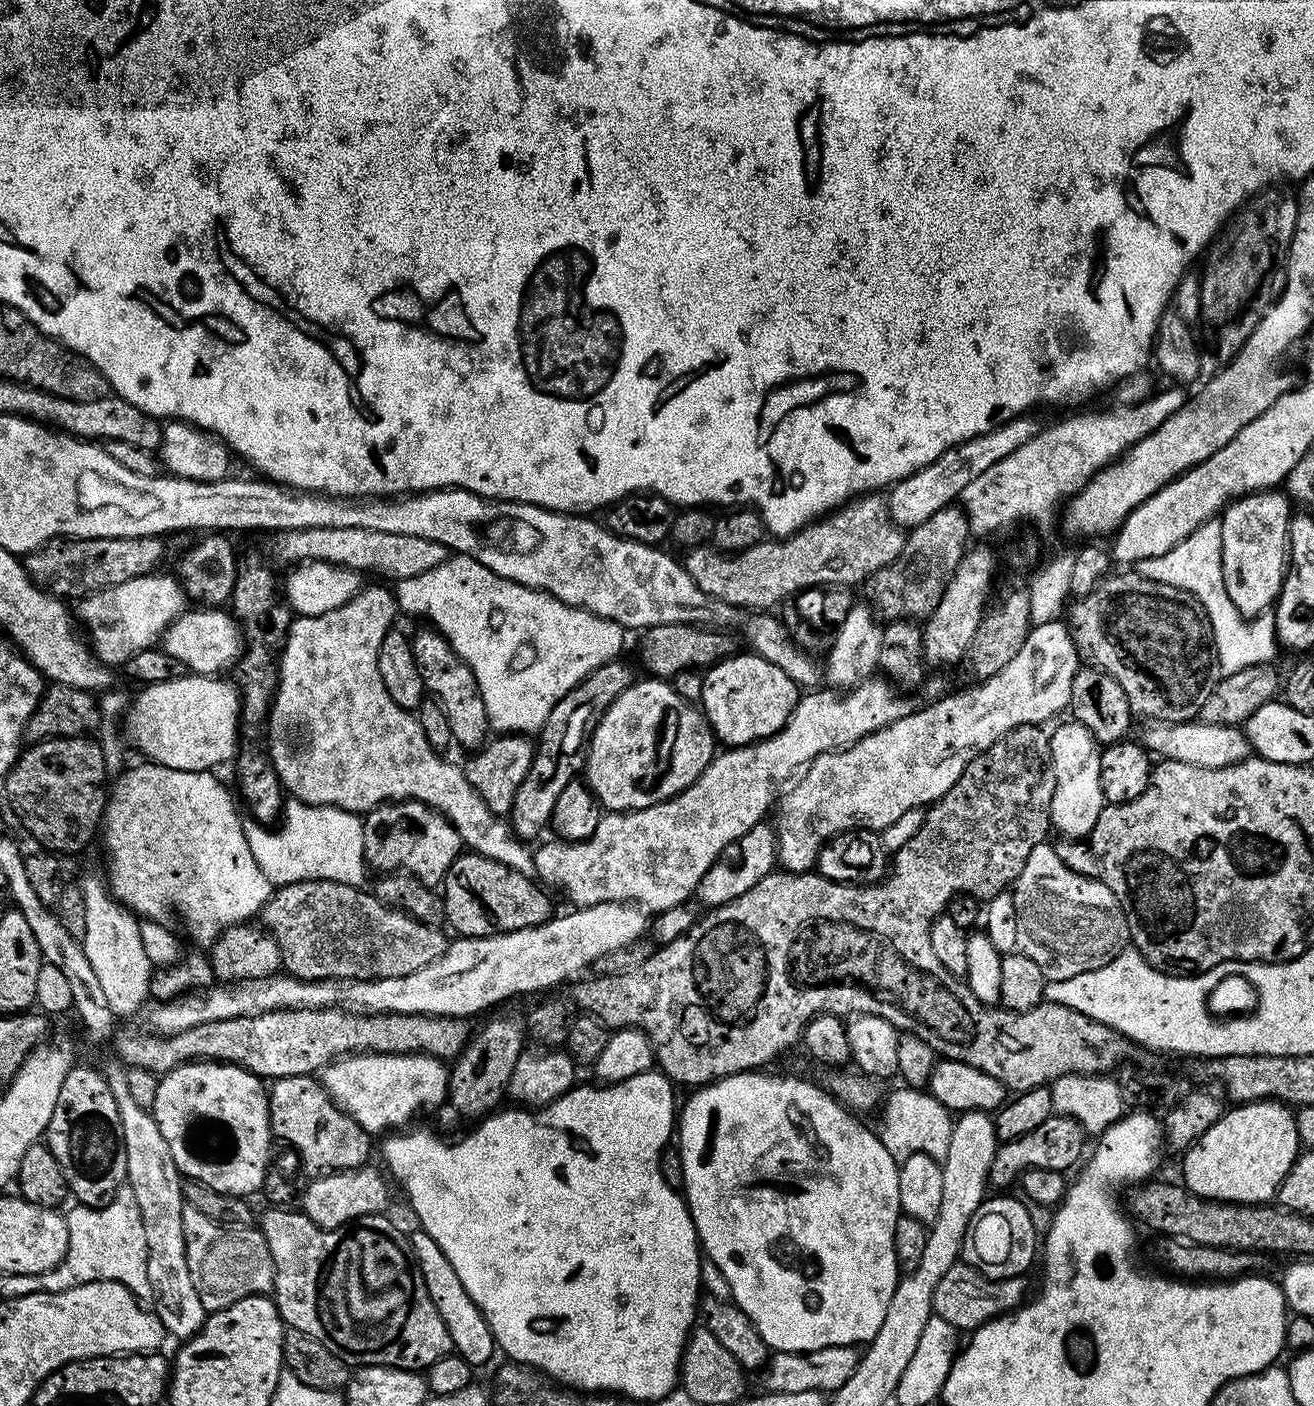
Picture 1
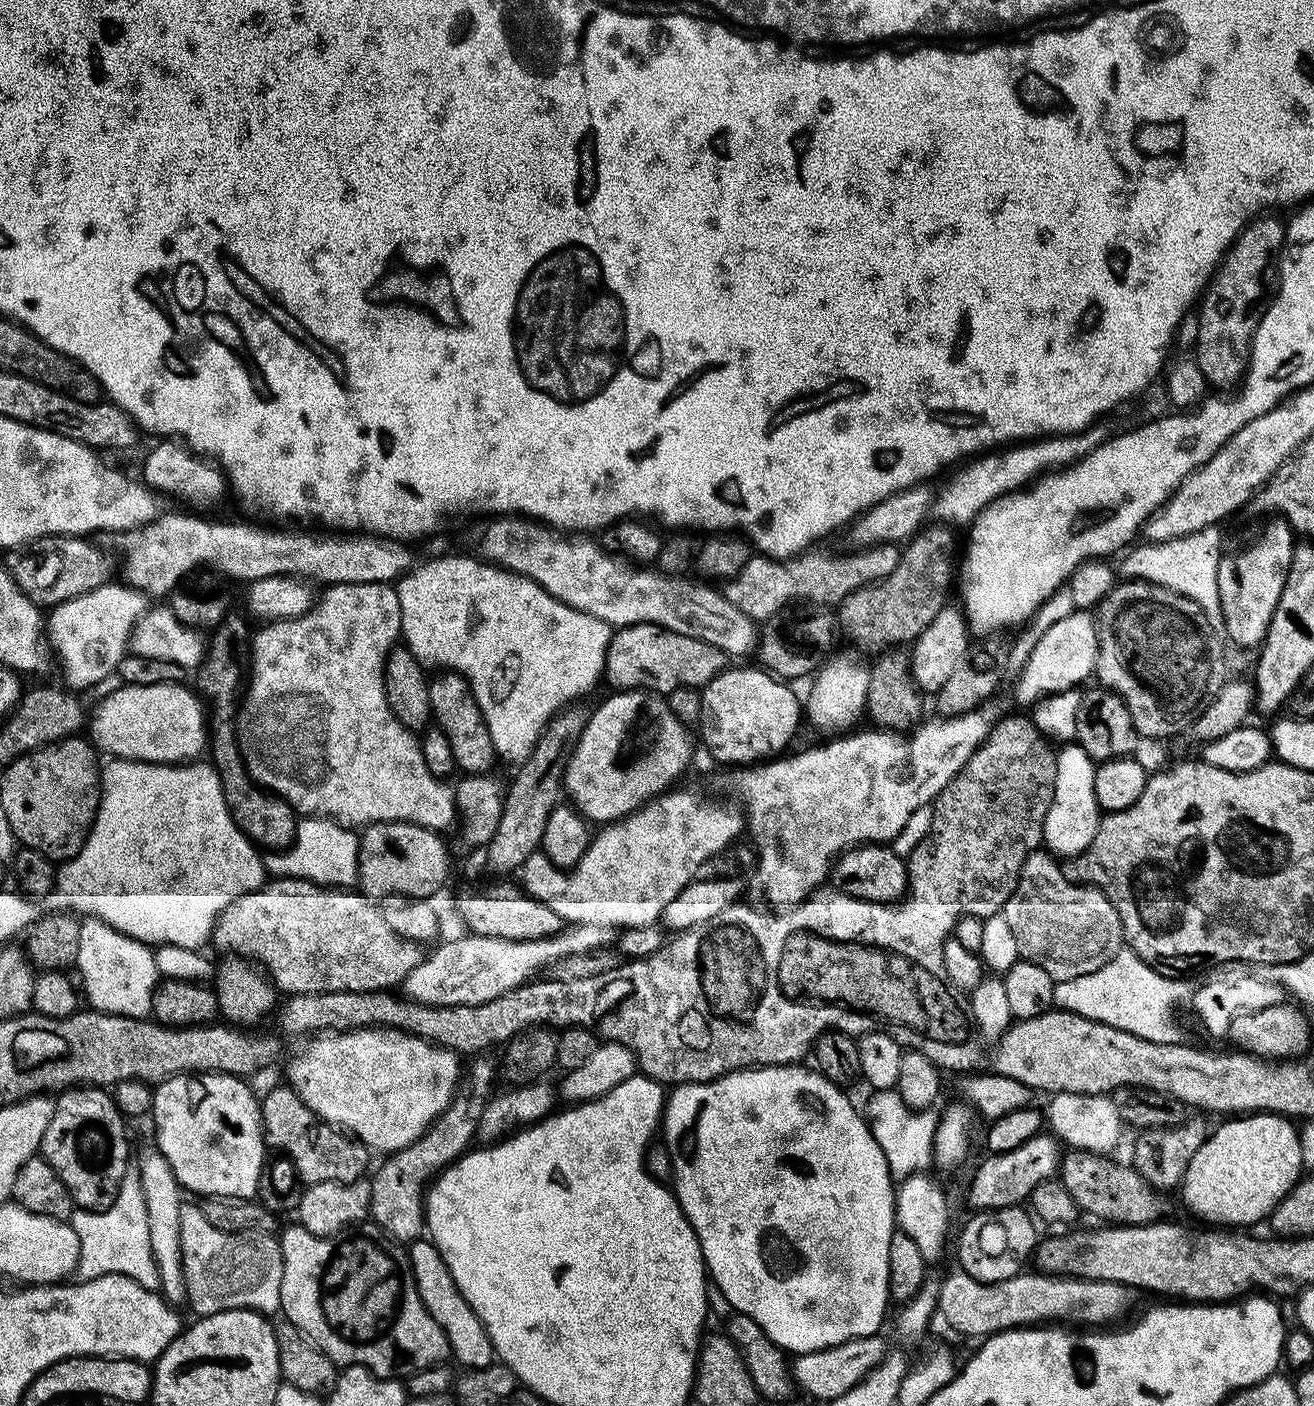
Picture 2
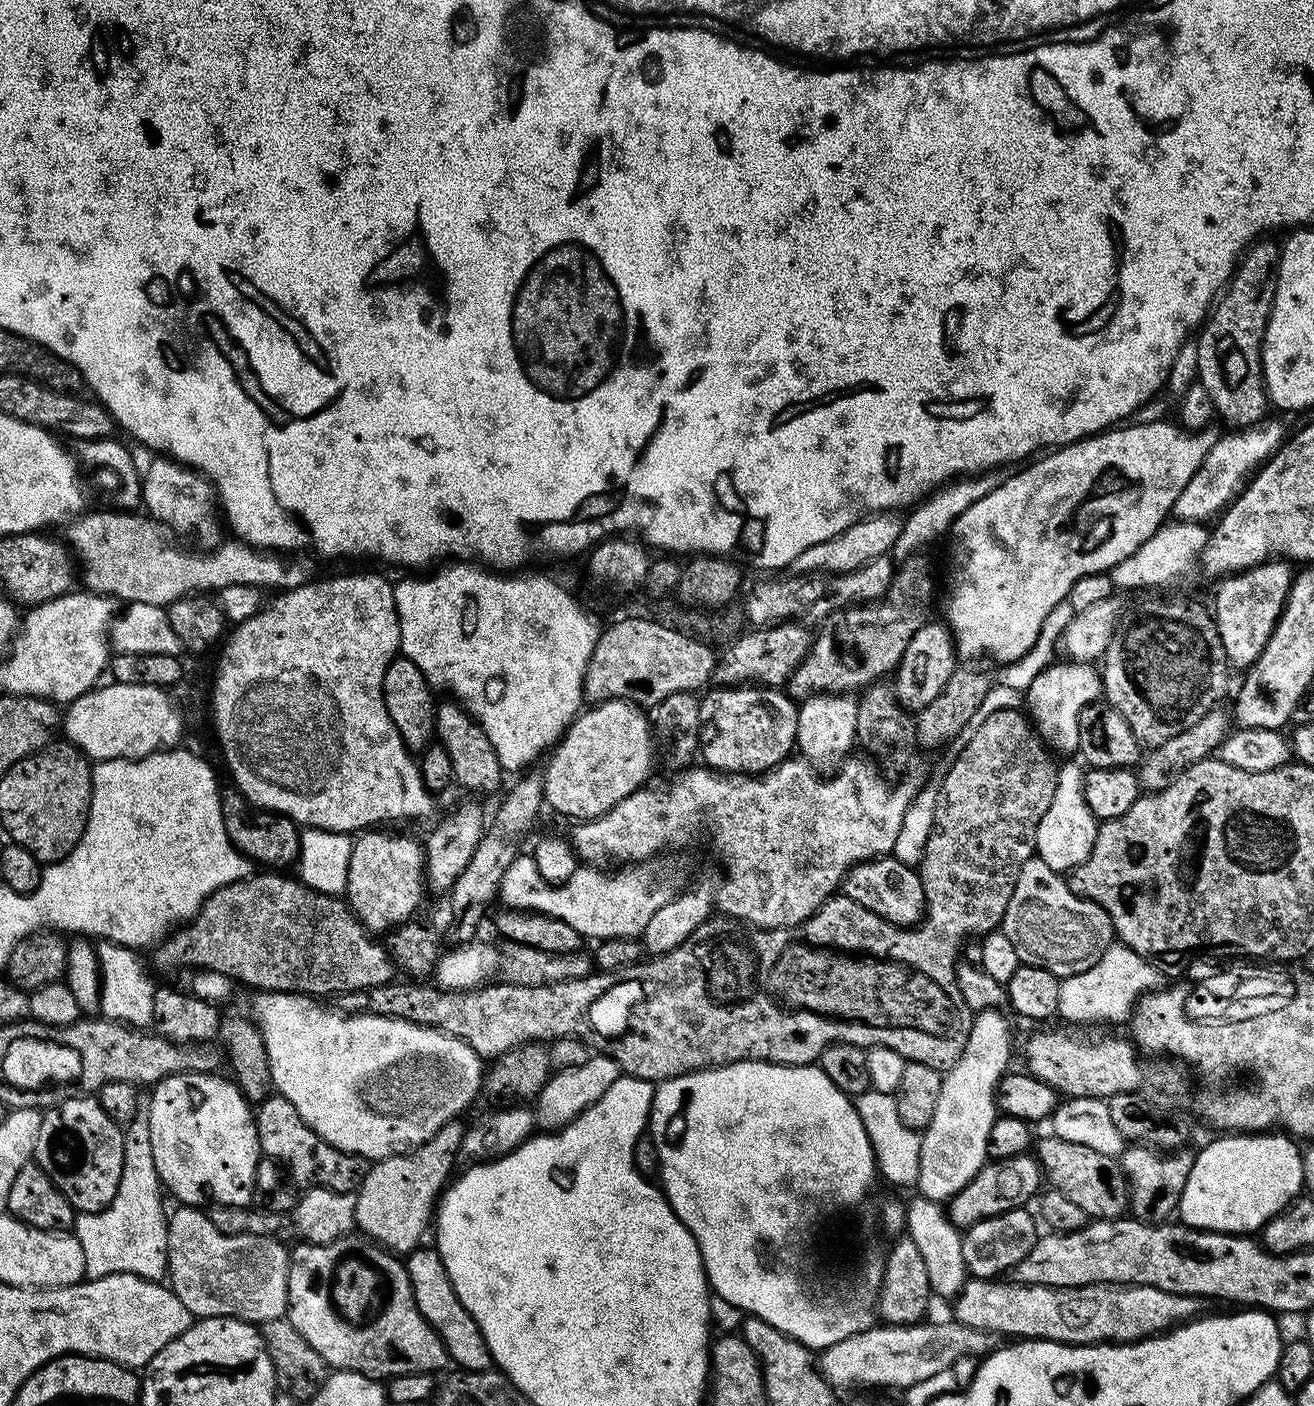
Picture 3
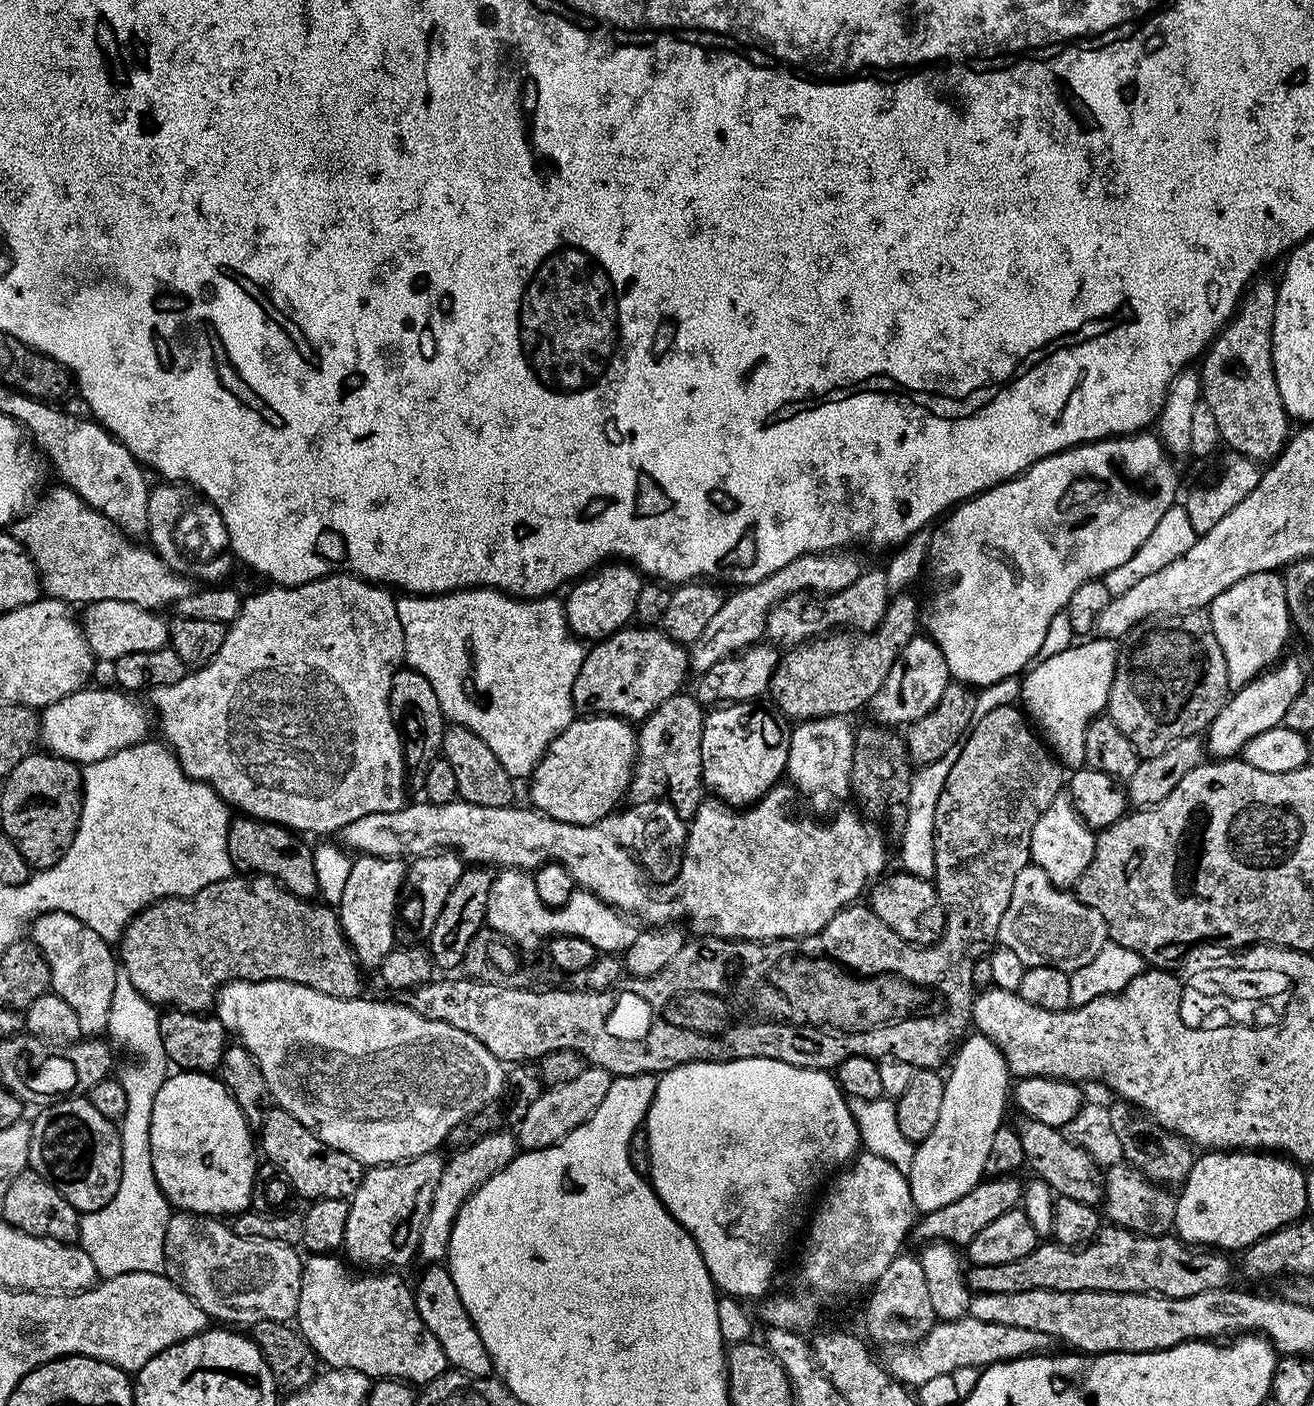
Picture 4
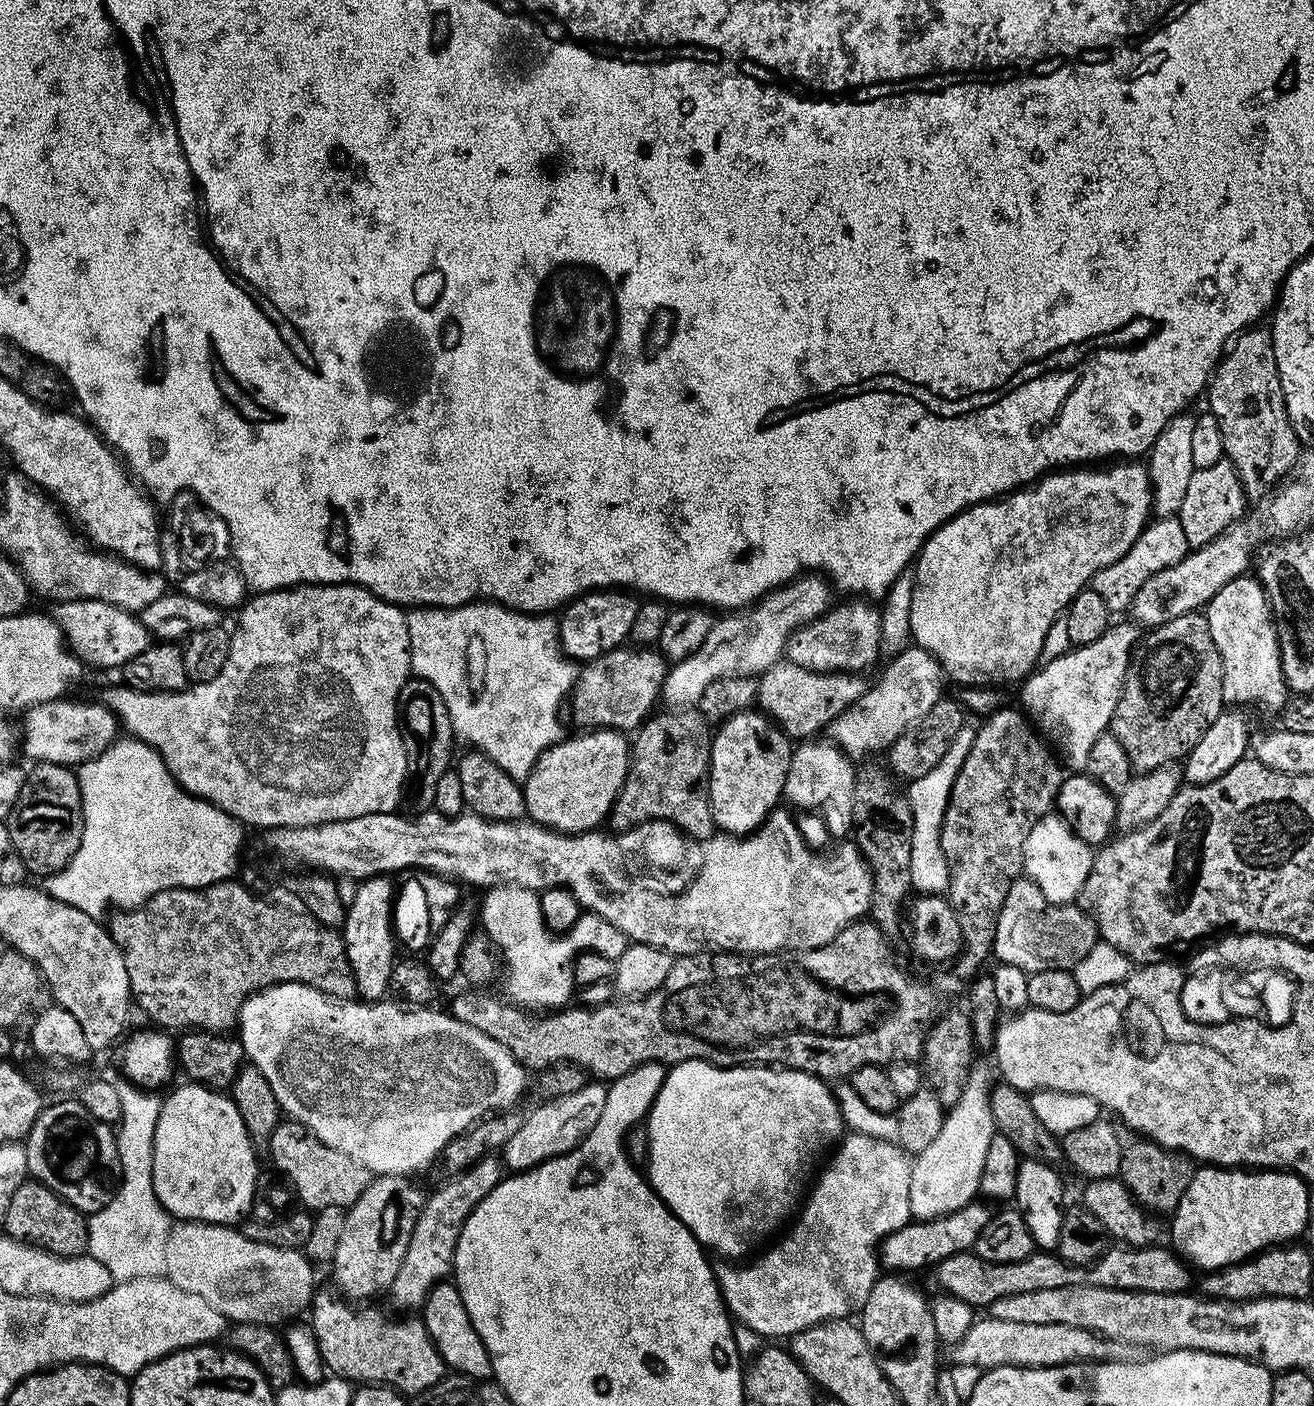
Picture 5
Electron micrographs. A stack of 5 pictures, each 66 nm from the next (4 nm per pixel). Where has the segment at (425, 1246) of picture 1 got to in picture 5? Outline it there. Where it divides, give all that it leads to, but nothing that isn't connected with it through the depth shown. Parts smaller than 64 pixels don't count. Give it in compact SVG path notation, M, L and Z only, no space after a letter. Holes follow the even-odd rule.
M441 1282L432 1287L422 1305L422 1319L434 1346L438 1346L438 1354L442 1354L445 1365L453 1373L469 1376L472 1380L487 1380L492 1376L490 1354L486 1354L482 1338L478 1338L478 1330L474 1330L470 1314L466 1314L462 1294L455 1283Z

